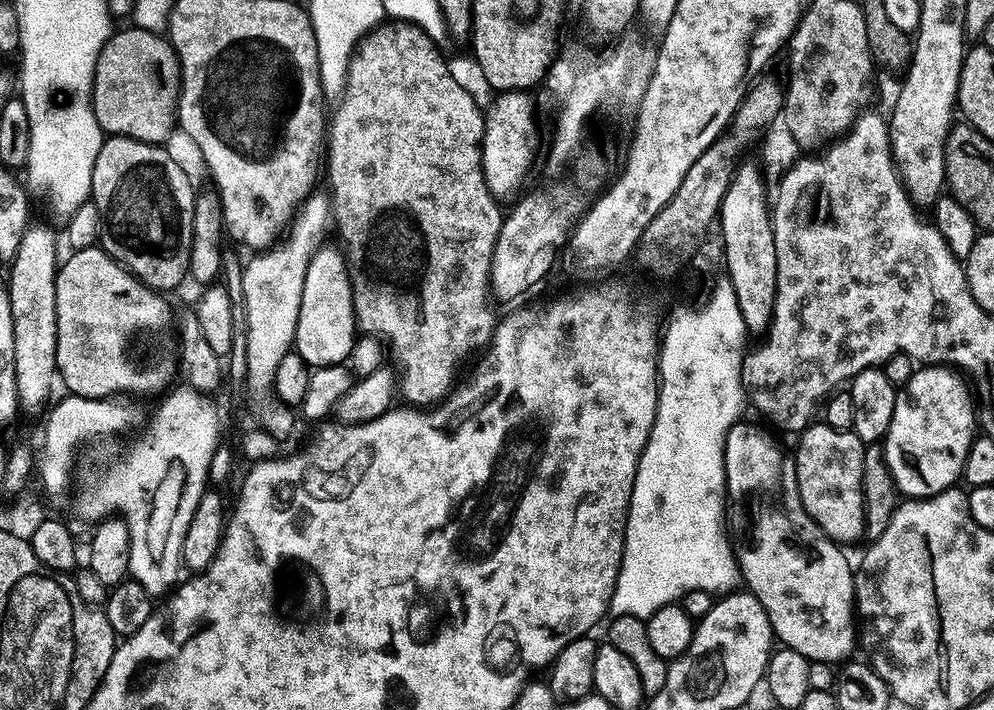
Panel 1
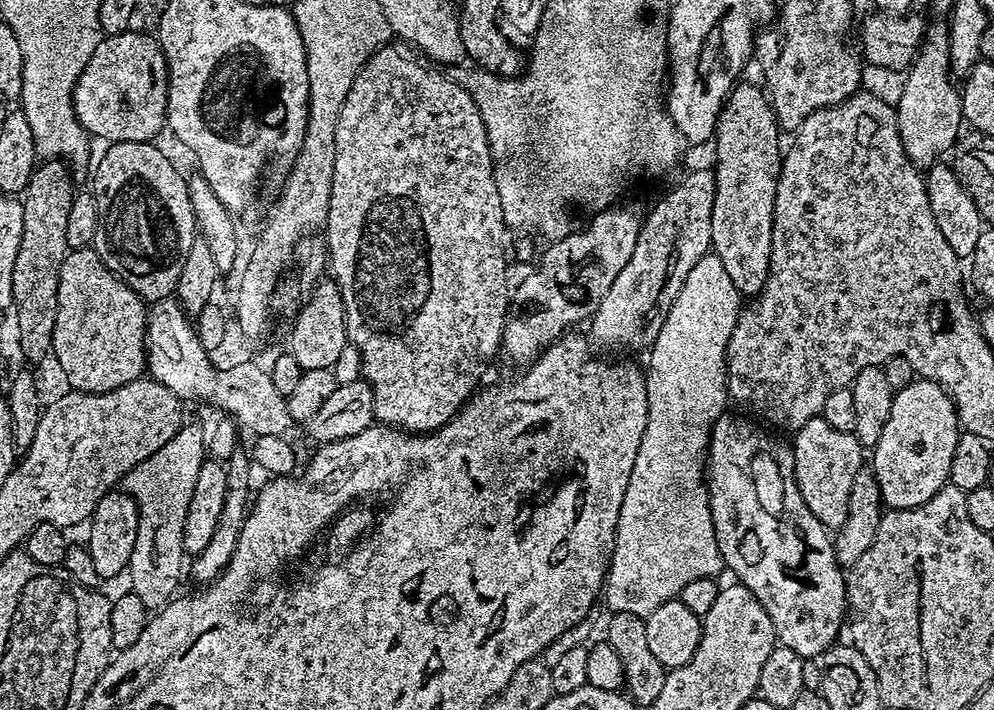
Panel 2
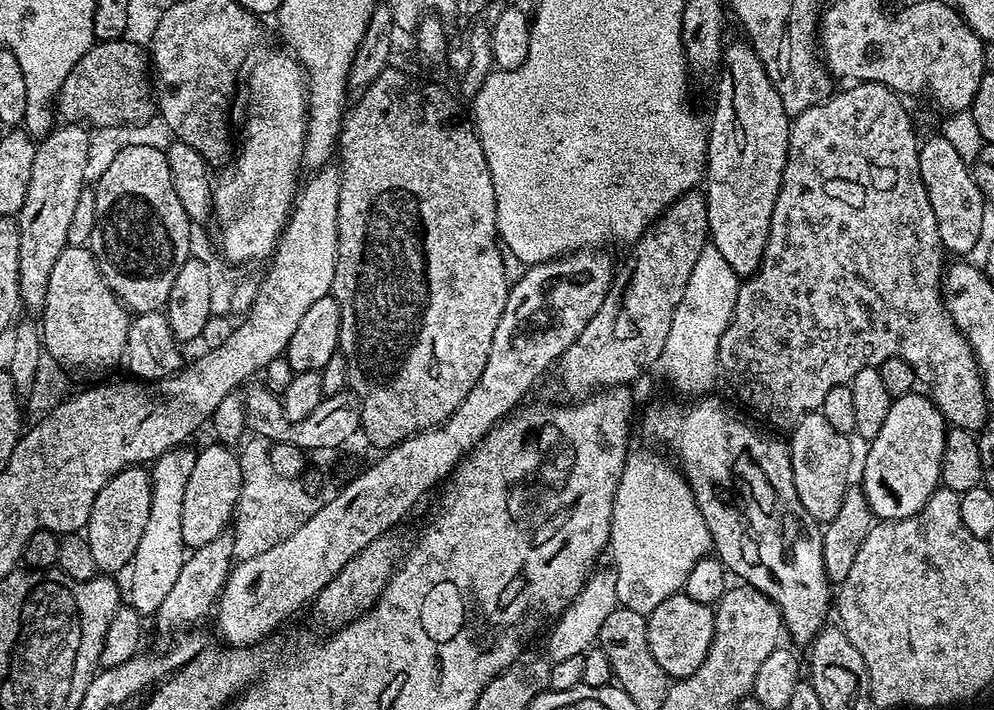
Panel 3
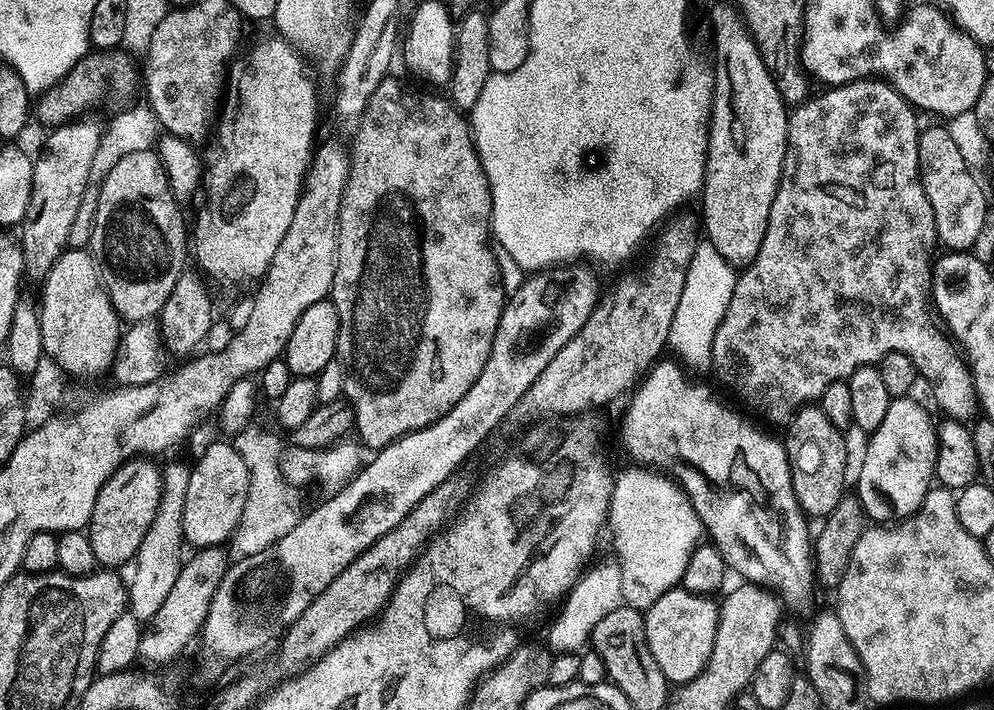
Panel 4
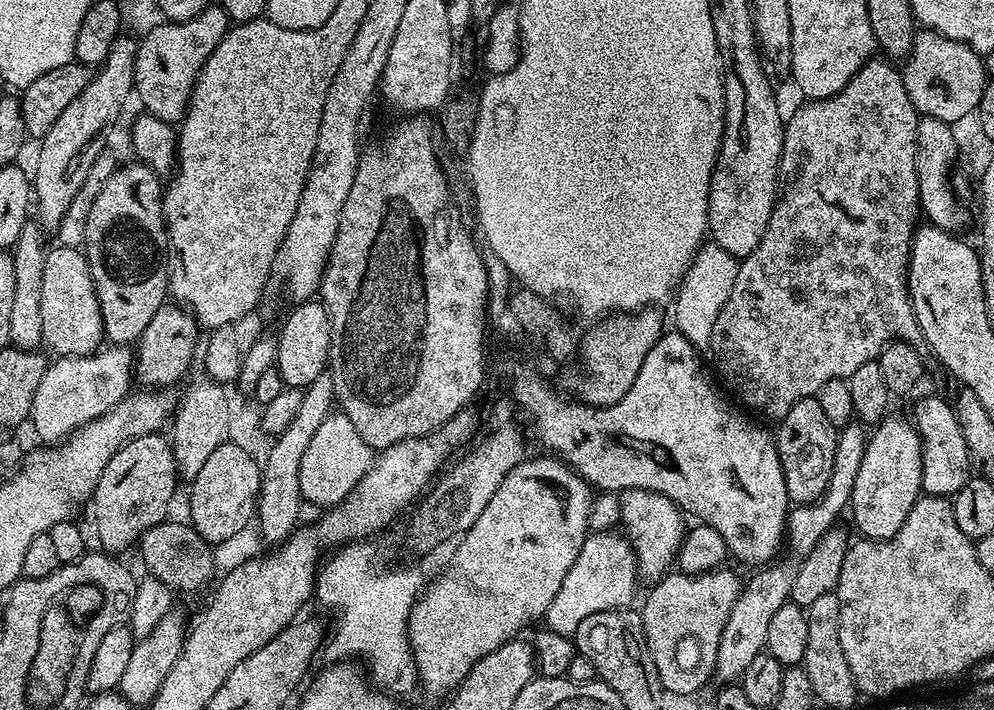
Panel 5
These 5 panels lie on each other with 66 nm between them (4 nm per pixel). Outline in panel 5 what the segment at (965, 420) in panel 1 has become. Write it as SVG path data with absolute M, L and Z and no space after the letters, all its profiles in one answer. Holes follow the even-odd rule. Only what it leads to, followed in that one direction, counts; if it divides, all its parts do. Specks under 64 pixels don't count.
M889 415L875 425L876 433L867 437L858 476L850 501L850 513L861 537L869 540L889 540L902 530L902 522L910 514L922 489L922 446L915 427L898 417Z

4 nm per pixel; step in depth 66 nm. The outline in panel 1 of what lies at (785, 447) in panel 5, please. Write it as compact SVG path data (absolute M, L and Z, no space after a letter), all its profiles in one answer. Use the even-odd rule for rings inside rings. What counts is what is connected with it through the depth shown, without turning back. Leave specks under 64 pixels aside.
M813 422L799 433L794 451L796 481L802 506L810 518L832 540L848 546L851 540L864 534L862 468L866 445L852 430L834 430L834 426Z

